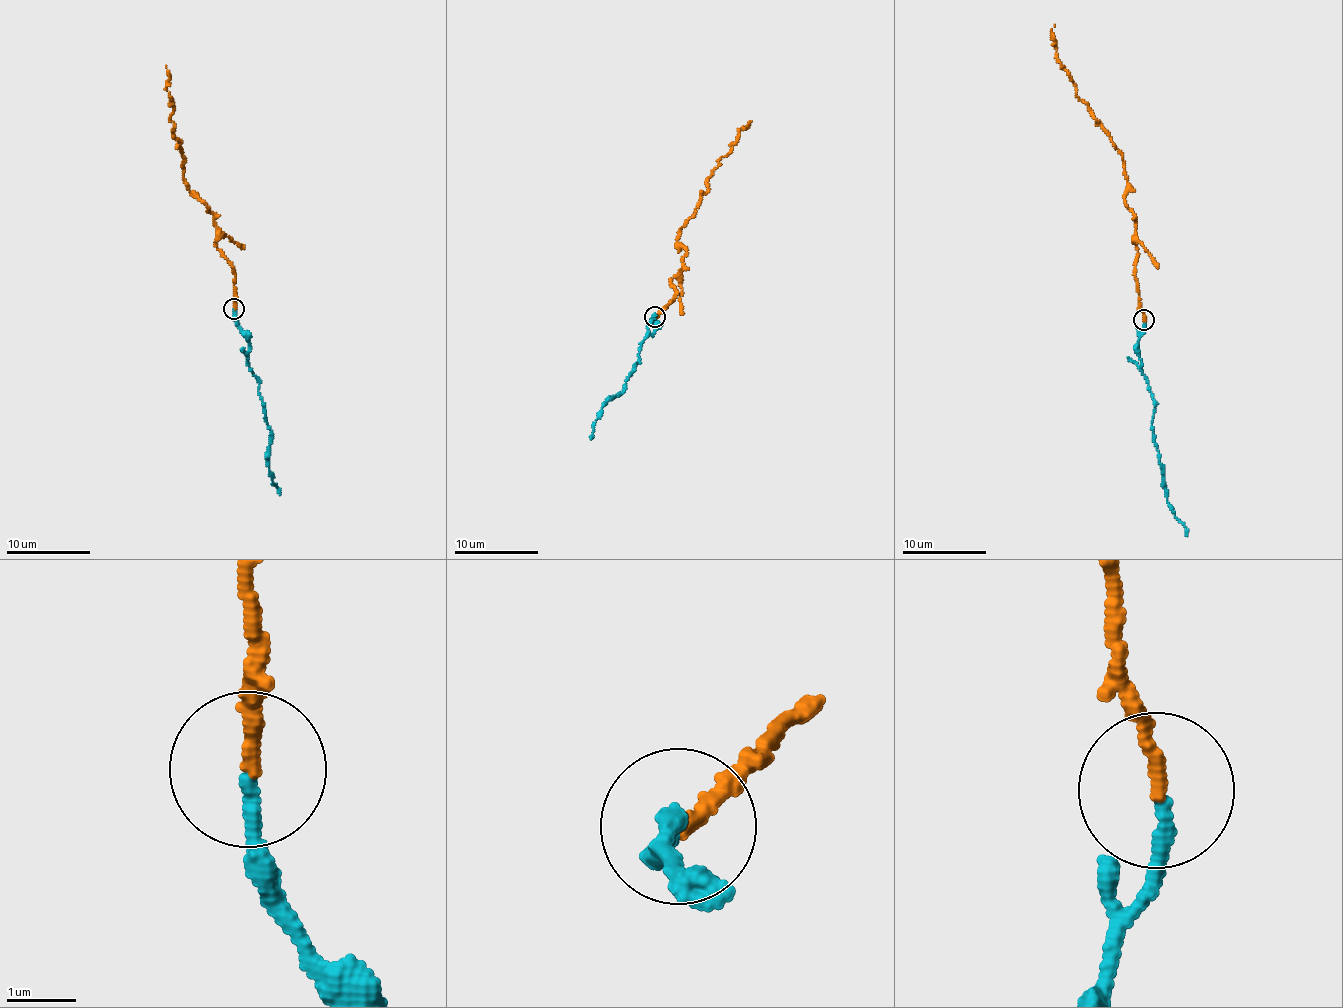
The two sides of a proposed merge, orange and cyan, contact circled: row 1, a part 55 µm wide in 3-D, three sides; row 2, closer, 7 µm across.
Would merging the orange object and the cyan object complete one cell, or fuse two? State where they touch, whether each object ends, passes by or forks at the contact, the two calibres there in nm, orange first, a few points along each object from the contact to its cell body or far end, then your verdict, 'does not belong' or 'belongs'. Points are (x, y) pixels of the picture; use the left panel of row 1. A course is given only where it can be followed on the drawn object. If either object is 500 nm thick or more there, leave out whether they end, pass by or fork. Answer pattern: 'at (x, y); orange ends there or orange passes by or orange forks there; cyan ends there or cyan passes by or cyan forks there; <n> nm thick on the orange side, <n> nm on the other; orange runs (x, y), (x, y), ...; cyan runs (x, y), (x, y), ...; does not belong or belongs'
at (234, 308); orange ends there; cyan ends there; 200 nm thick on the orange side, 200 nm on the other; orange runs (233, 309), (235, 270), (217, 247), (213, 215), (189, 190), (180, 142), (172, 131), (166, 65); cyan runs (233, 309), (236, 326), (248, 338), (249, 371), (259, 382), (270, 430), (269, 471), (280, 494); does not belong

